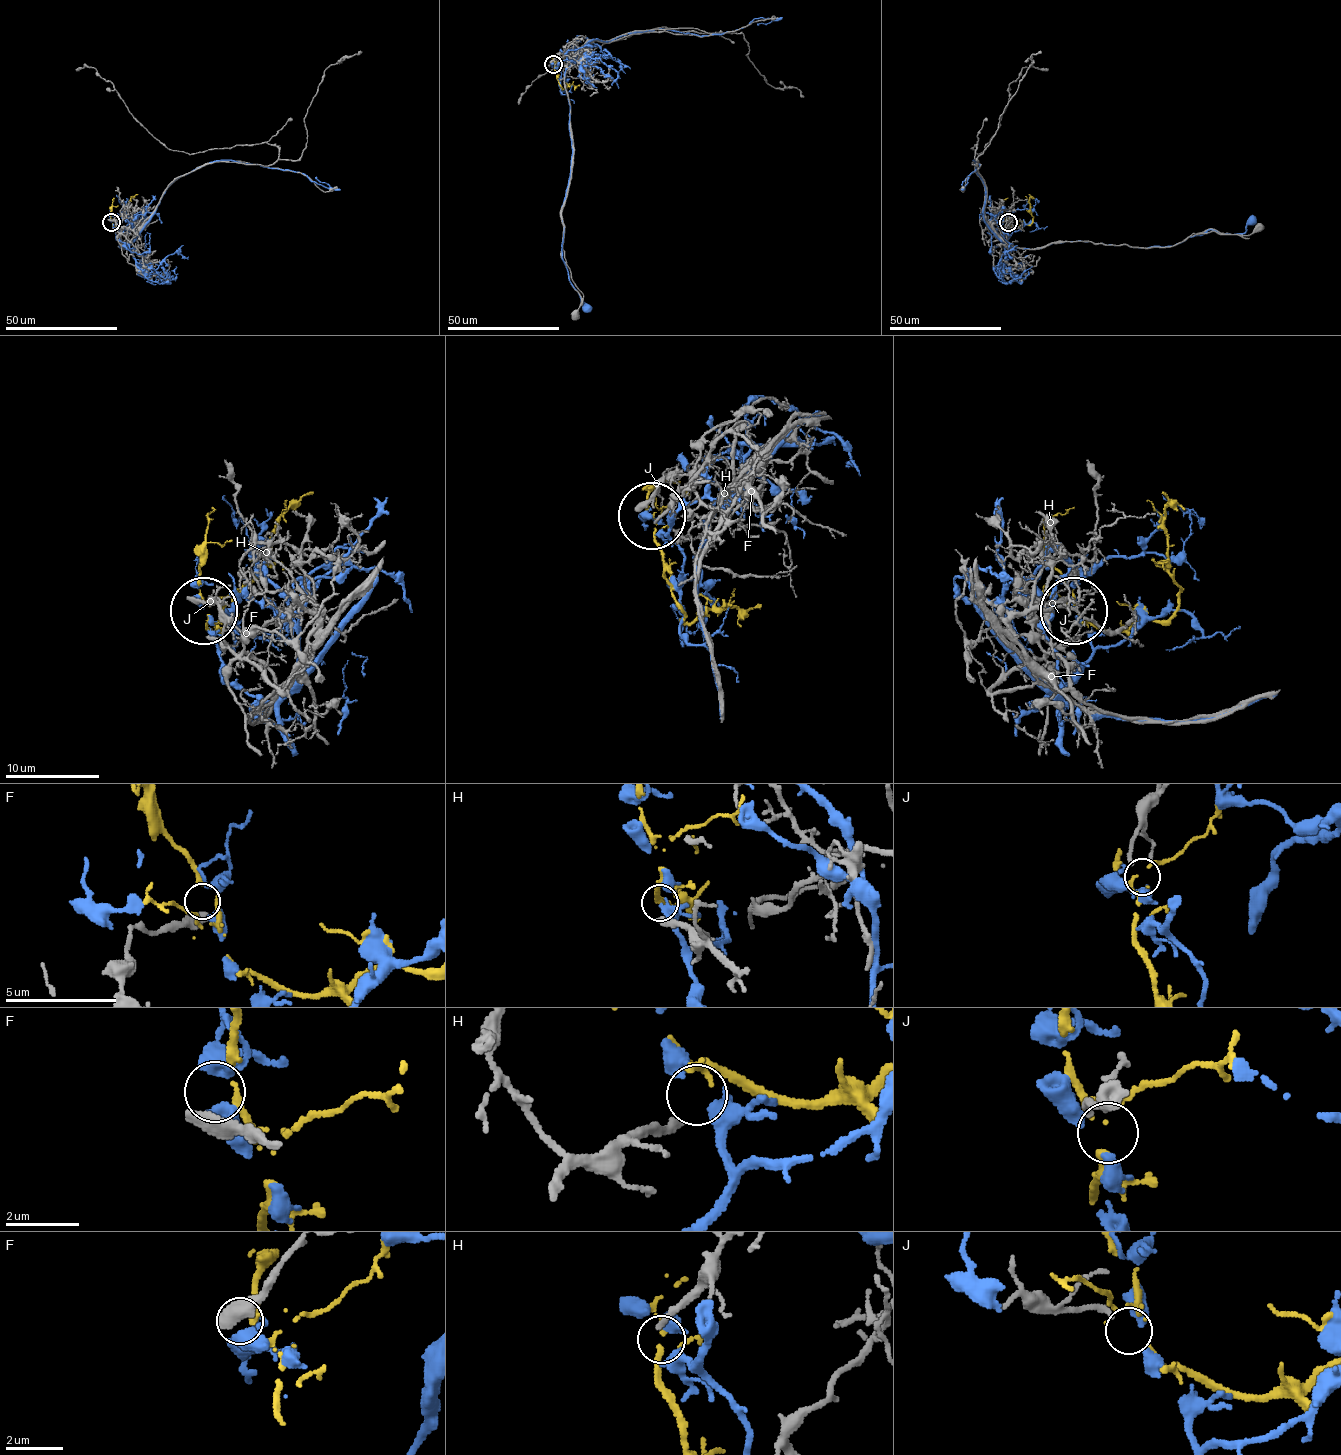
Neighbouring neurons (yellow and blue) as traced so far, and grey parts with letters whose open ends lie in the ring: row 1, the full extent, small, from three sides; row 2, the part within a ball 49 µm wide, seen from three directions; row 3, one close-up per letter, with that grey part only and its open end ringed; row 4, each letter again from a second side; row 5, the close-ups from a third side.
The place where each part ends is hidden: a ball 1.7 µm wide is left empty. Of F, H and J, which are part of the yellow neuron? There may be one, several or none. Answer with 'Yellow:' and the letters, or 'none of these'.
Yellow: H

